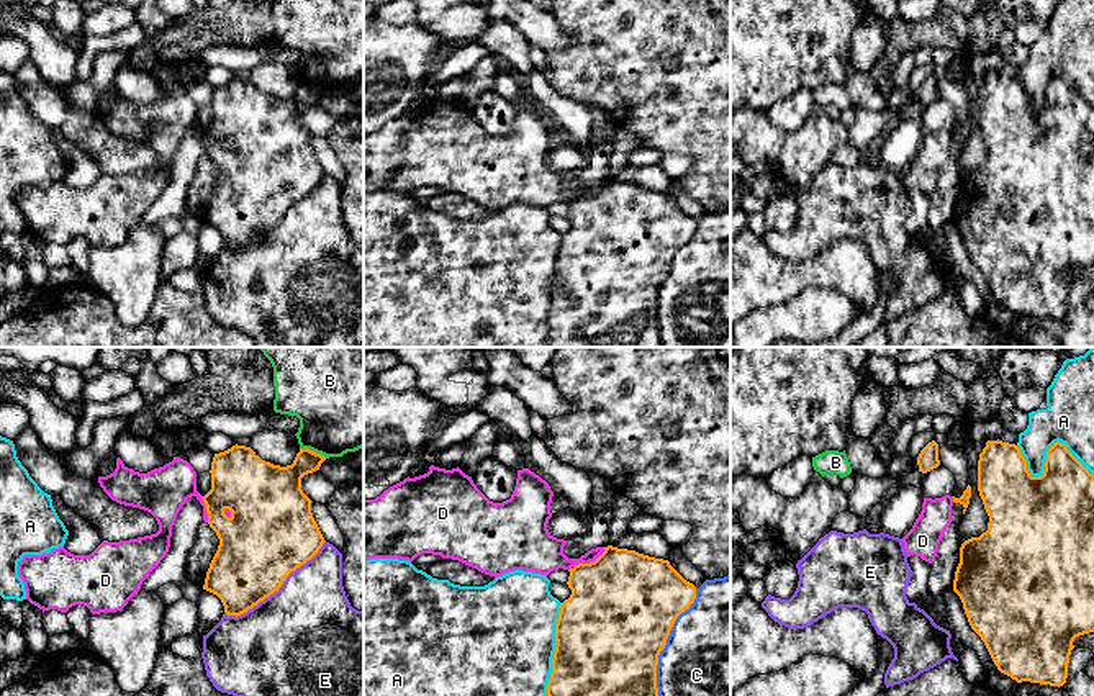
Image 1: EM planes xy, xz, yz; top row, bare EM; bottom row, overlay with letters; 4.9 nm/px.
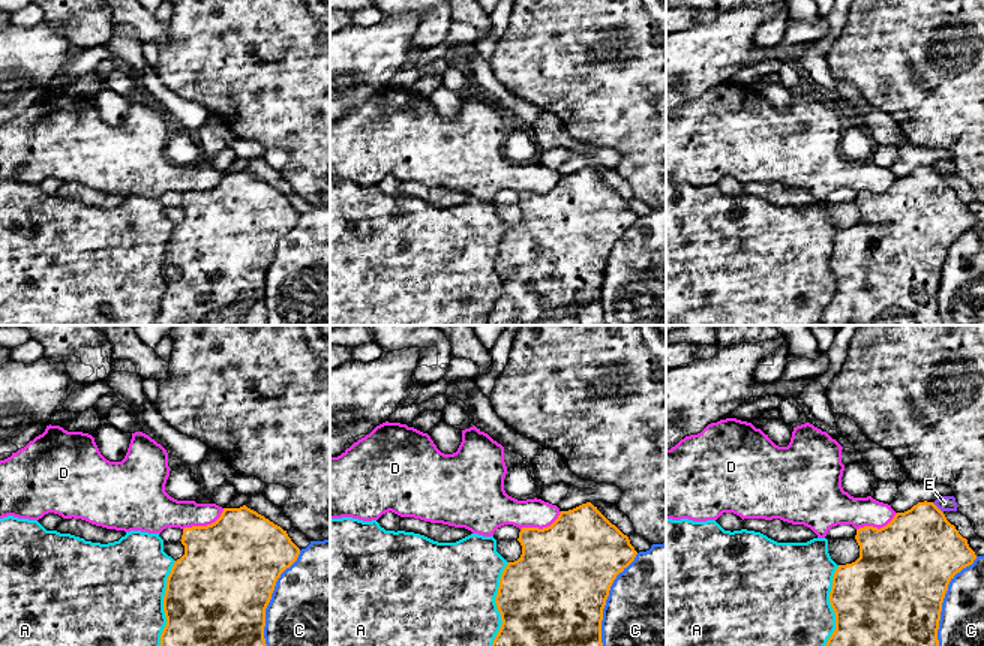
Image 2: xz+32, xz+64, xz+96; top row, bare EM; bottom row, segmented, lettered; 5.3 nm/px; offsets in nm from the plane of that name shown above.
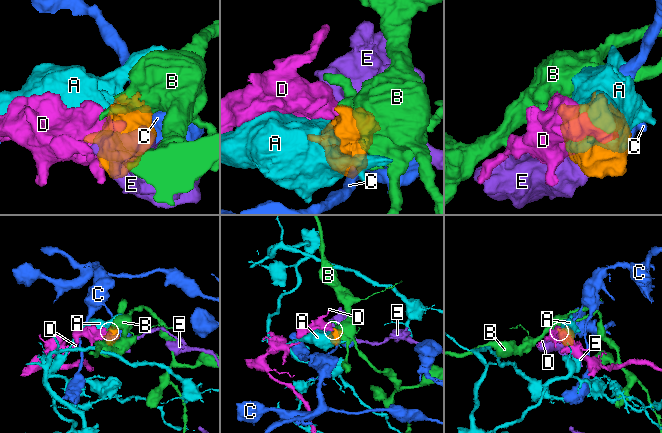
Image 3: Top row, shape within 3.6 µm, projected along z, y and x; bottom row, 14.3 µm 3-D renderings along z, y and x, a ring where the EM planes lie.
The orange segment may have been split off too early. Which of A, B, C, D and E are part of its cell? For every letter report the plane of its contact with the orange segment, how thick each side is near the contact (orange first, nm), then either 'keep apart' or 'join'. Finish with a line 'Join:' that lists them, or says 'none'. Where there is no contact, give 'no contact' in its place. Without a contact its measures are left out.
A: meets orange in yz; 360 nm thick on the orange side, 240 nm on the other; keep apart
B: meets orange in xy; 220 nm thick on the orange side, 420 nm on the other; keep apart
C: meets orange in xz; 500 nm thick on the orange side, 480 nm on the other; keep apart
D: meets orange in xz; 500 nm thick on the orange side, 200 nm on the other; keep apart
E: meets orange in xy; 400 nm thick on the orange side, 480 nm on the other; keep apart
Join: none

